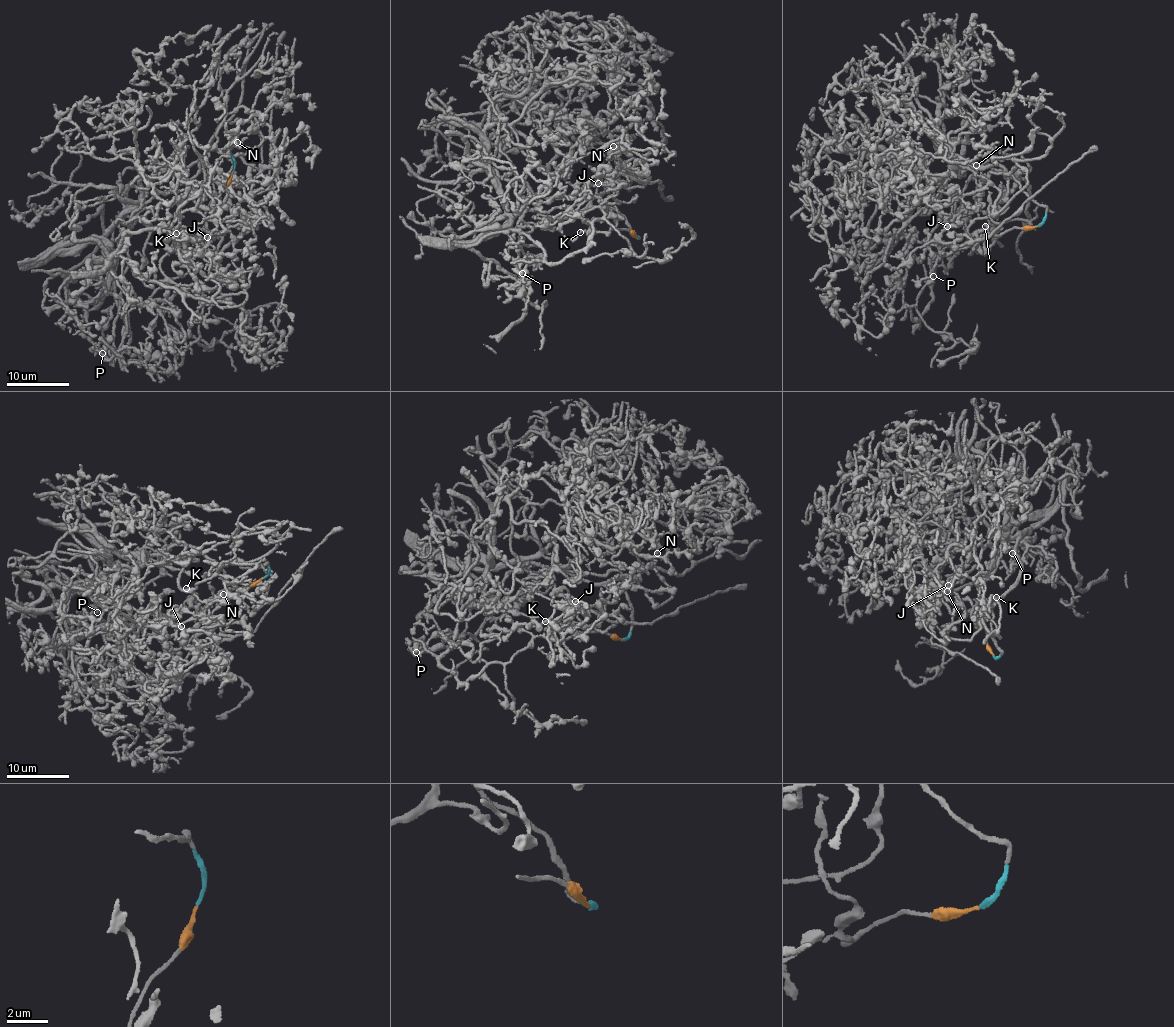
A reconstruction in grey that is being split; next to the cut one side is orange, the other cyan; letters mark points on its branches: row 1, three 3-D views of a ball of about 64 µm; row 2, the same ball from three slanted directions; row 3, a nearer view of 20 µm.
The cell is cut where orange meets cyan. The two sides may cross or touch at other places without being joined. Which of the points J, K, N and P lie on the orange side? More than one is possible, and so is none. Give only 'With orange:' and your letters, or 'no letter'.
With orange: K

